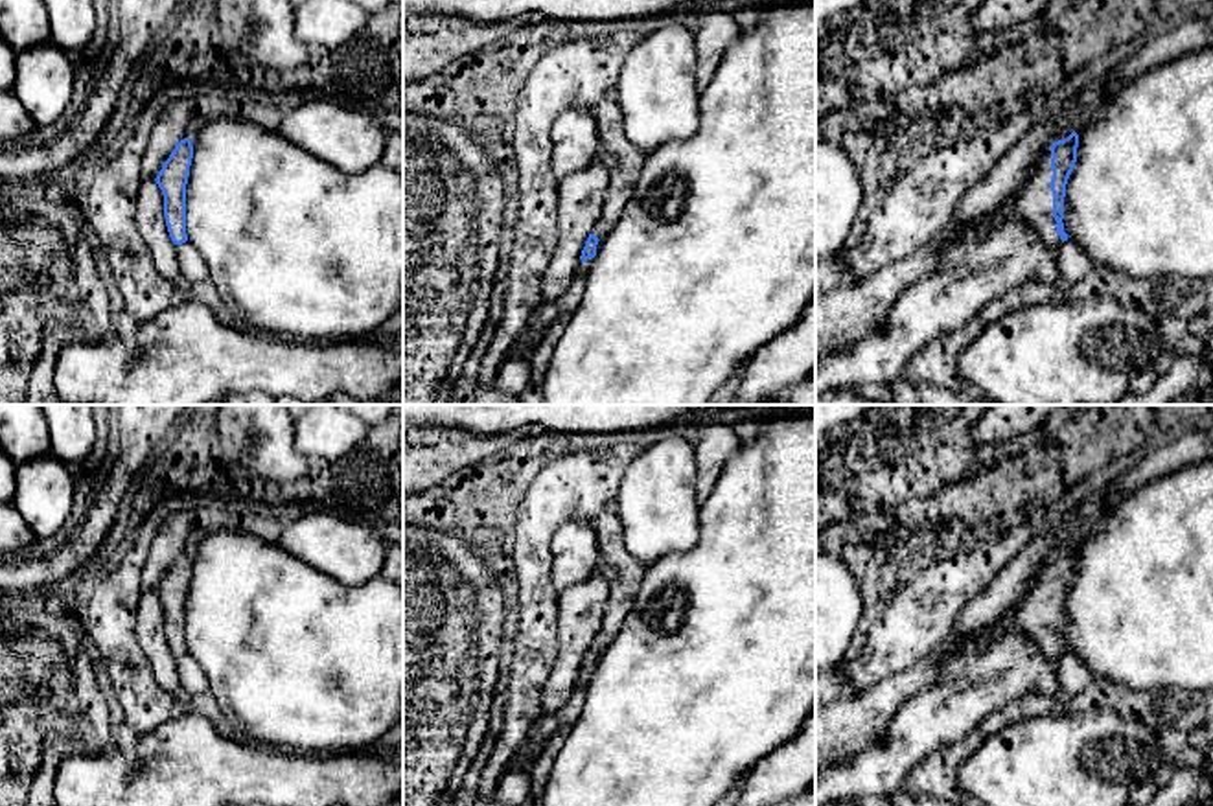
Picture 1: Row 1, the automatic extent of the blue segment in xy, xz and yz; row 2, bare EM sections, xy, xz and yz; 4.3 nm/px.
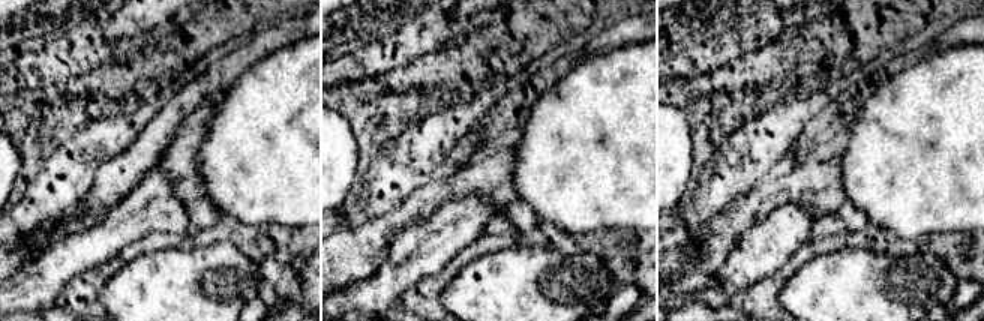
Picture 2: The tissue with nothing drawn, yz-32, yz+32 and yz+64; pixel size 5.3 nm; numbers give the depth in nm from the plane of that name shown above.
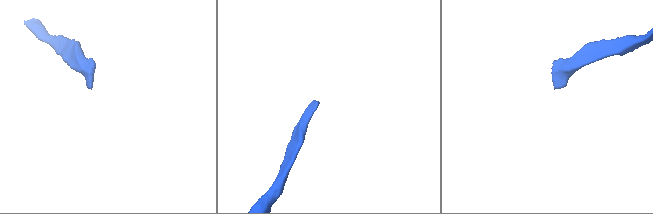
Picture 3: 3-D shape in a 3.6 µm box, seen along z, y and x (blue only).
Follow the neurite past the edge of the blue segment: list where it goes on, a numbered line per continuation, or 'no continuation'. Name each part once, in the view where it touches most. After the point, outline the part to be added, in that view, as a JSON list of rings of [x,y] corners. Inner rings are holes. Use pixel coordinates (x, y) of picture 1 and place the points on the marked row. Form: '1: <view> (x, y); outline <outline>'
1: yz (847, 313); outline [[[1051,145],[1040,156],[1036,173],[1027,186],[994,217],[994,223],[972,236],[957,223],[948,223],[933,234],[917,252],[893,261],[865,280],[826,291],[815,298],[815,361],[869,335],[884,322],[906,287],[944,269],[955,252],[968,241],[990,236],[1014,223],[1027,223],[1049,248],[1062,245],[1053,217]]]

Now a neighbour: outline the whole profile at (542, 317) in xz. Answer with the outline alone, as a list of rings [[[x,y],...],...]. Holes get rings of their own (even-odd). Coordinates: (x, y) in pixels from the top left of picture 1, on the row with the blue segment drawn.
[[[589,258],[587,261],[578,263],[572,282],[569,283],[569,289],[563,296],[552,300],[552,302],[543,302],[541,305],[537,305],[526,326],[523,328],[519,339],[512,344],[512,348],[508,350],[504,363],[510,359],[512,351],[525,344],[525,342],[539,342],[541,335],[545,333],[545,329],[550,326],[550,322],[554,318],[558,318],[563,311],[574,311],[583,296],[585,291],[585,283],[587,283],[587,272],[593,265],[595,258]]]

